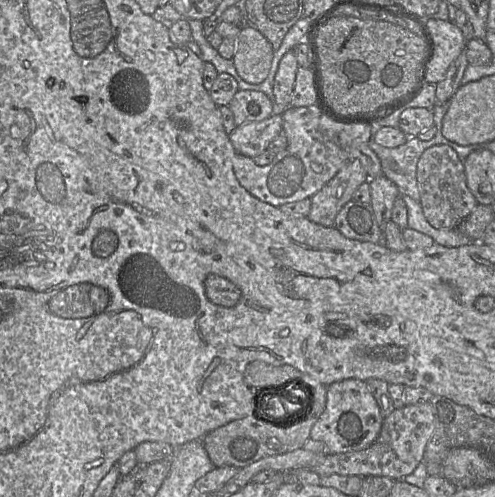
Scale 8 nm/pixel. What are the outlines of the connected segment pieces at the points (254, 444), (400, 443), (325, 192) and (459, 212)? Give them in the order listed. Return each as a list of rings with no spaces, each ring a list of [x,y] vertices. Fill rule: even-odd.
[[[318,384],[315,387],[303,389],[305,391],[302,396],[283,393],[279,400],[277,397],[271,400],[272,407],[283,408],[283,411],[276,417],[269,414],[261,416],[253,414],[231,421],[207,433],[201,440],[213,465],[215,467],[235,466],[241,469],[262,458],[303,448],[304,443],[310,438],[311,428],[326,407],[327,386]],[[297,398],[300,402],[307,401],[306,408],[300,413],[298,412],[301,403],[297,403]]]
[[[420,402],[404,405],[384,418],[376,440],[367,448],[346,453],[327,454],[323,462],[313,469],[320,477],[332,474],[348,476],[385,476],[402,480],[423,462],[426,446],[435,428],[435,418],[431,403]]]
[[[357,159],[346,164],[311,199],[308,219],[324,227],[334,227],[335,218],[341,208],[352,200],[354,192],[368,177]]]
[[[433,145],[422,153],[417,163],[416,179],[423,214],[429,224],[436,229],[457,227],[478,204],[467,186],[462,161],[448,145]]]

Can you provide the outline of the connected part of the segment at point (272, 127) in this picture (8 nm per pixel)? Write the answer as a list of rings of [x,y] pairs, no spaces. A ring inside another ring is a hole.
[[[273,114],[259,122],[238,126],[229,134],[236,153],[255,157],[264,152],[270,141],[282,133],[282,114]]]

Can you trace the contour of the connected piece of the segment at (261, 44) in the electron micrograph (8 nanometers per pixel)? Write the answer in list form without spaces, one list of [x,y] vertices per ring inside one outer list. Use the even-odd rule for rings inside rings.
[[[252,25],[241,26],[232,58],[238,75],[247,83],[262,83],[268,76],[274,51],[270,42]]]

